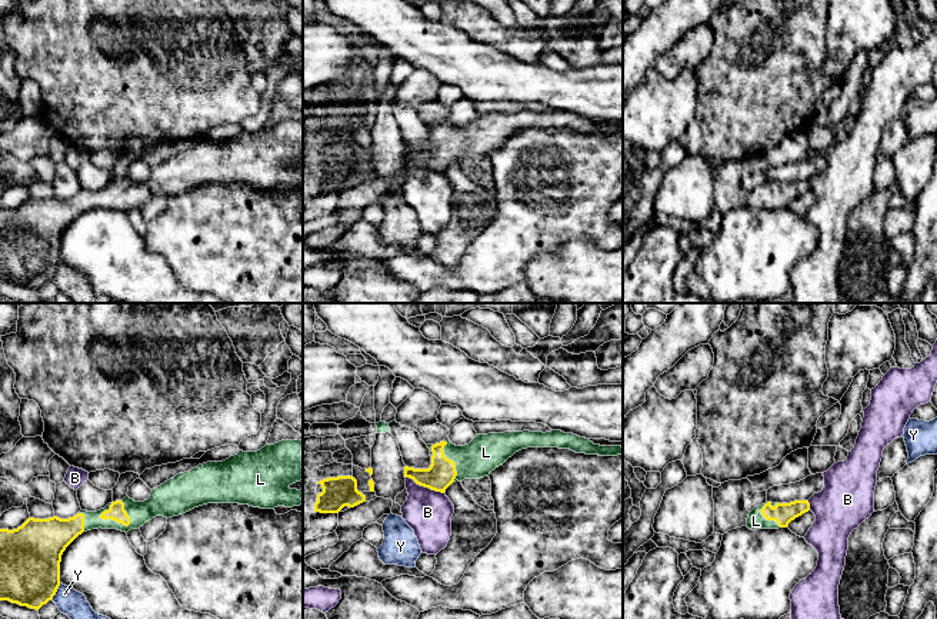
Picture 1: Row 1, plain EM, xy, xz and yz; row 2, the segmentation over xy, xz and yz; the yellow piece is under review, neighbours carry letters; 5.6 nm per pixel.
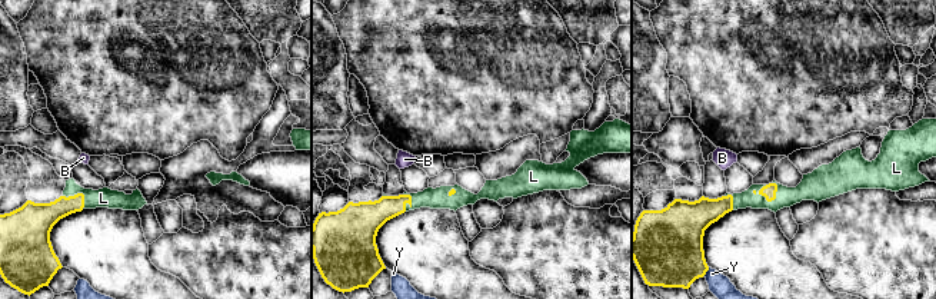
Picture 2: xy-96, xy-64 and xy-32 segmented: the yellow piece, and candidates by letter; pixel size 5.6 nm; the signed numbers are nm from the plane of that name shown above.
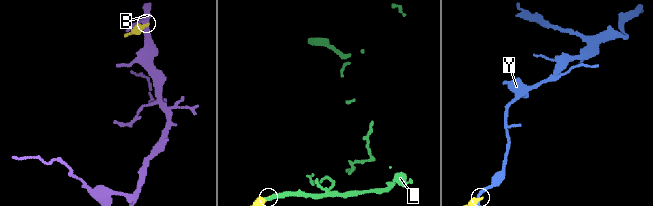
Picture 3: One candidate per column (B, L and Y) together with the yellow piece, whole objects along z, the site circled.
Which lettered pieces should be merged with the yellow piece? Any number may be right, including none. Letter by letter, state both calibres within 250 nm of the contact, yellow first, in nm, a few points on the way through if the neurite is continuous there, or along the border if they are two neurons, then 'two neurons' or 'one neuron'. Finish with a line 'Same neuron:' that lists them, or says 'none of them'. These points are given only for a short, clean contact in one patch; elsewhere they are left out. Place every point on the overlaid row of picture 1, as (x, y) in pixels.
B: 160/260 nm | along xz (406, 476), (443, 493) | two neurons
L: 90/130 nm | one neuron
Y: 340/150 nm | two neurons
Same neuron: L

